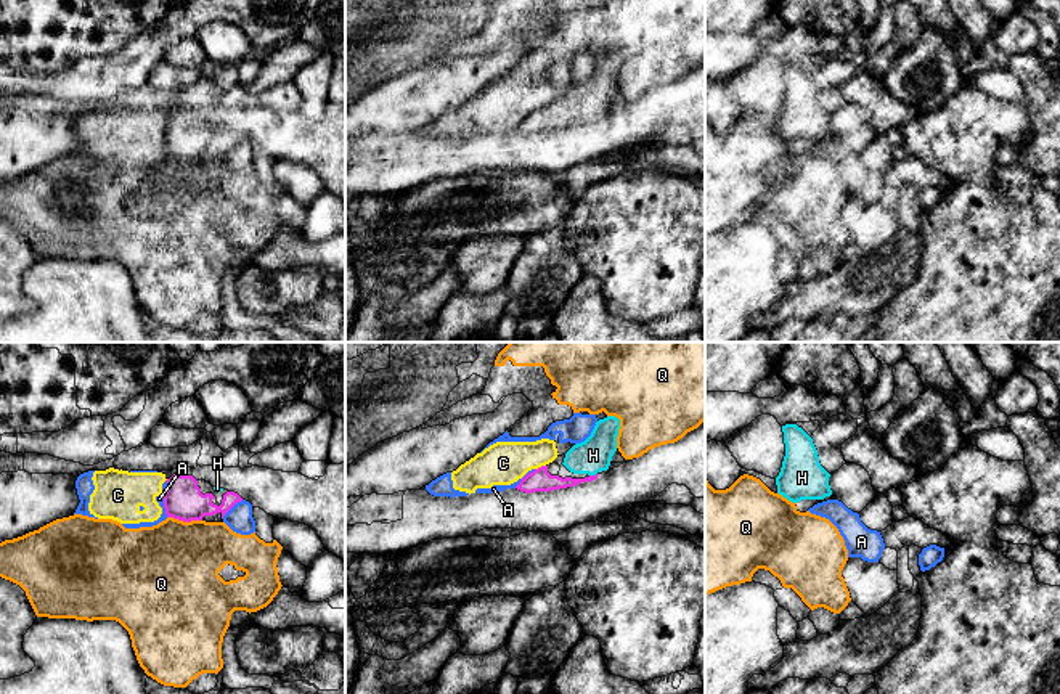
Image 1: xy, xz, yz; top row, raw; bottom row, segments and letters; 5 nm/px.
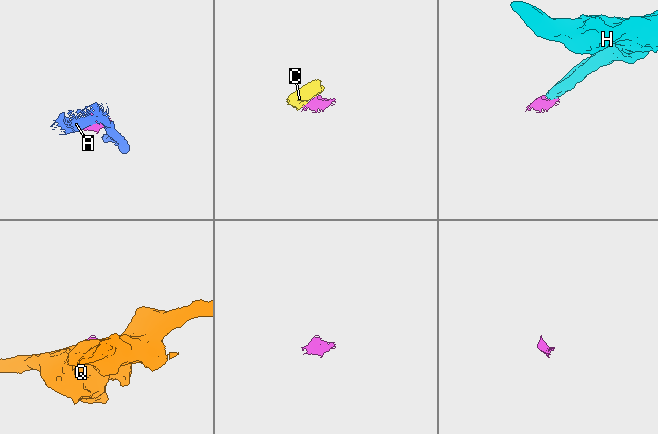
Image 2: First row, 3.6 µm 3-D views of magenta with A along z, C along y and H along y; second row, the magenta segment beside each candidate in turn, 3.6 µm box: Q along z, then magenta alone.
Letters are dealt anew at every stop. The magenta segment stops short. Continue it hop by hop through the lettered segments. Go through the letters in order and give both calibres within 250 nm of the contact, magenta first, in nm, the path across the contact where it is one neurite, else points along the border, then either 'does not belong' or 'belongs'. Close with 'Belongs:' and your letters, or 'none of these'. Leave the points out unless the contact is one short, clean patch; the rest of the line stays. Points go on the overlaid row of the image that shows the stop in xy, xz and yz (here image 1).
A: calibres 190 and 40 nm; does not belong
C: calibres 110 and 220 nm; border xz (545, 465), (535, 469); does not belong
H: calibres 100 and 170 nm; way xz (543, 481), (575, 482), (593, 476), (593, 455); belongs
Q: calibres 190 and 460 nm; border xy (167, 516), (183, 521), (201, 521); does not belong
Belongs: H

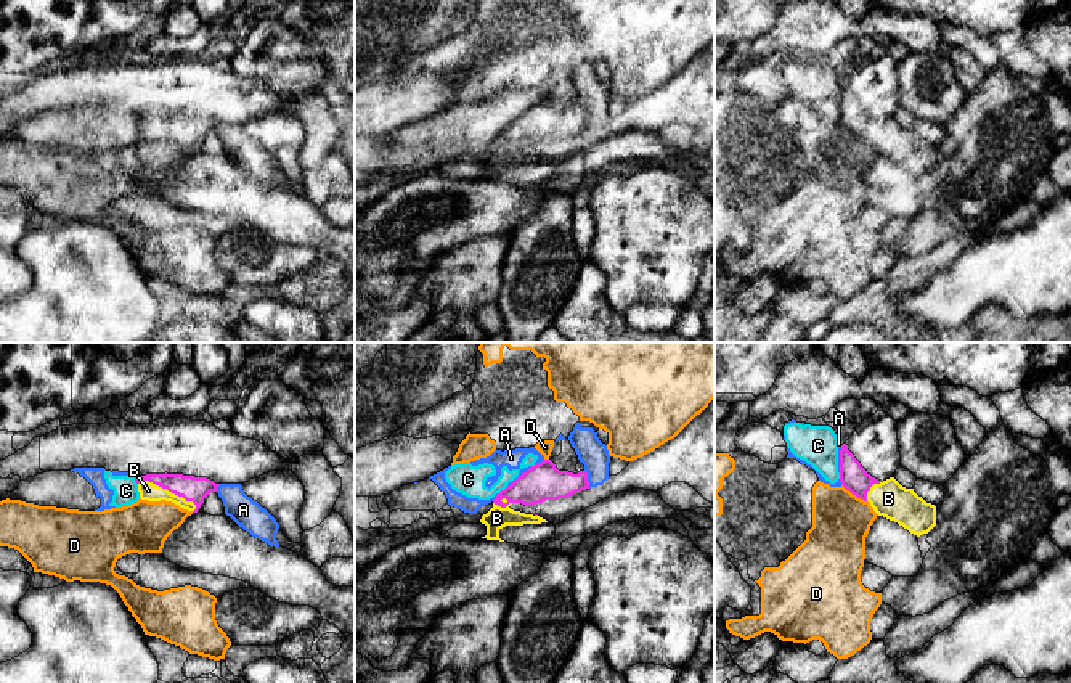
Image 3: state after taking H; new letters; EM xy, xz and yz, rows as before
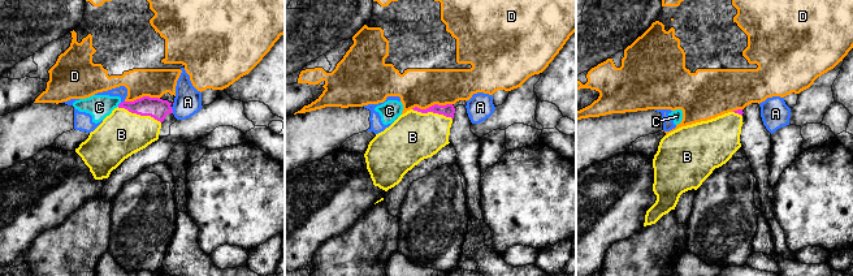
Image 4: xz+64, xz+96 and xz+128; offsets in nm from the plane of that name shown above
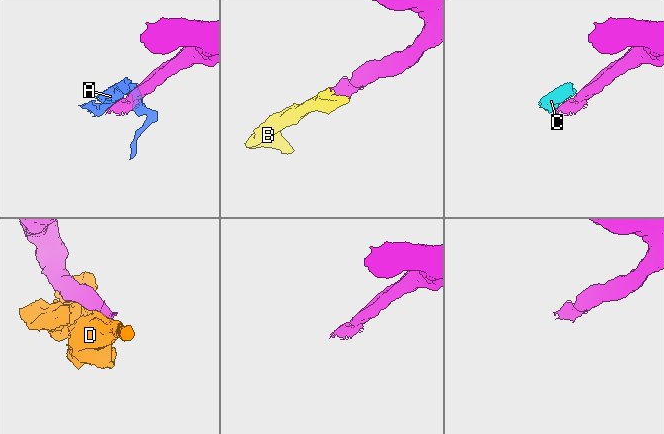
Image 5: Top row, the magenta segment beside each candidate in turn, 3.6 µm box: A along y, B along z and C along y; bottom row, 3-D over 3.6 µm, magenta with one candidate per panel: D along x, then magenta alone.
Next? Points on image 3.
A: calibres 190 and 90 nm; border xz (532, 466), (508, 486); does not belong
B: calibres 130 and 90 nm; way xy (193, 489), (169, 490), (148, 490); belongs
C: calibres 190 and 150 nm; border xz (508, 486), (498, 494); does not belong
D: calibres 140 and 280 nm; does not belong
Belongs: B

